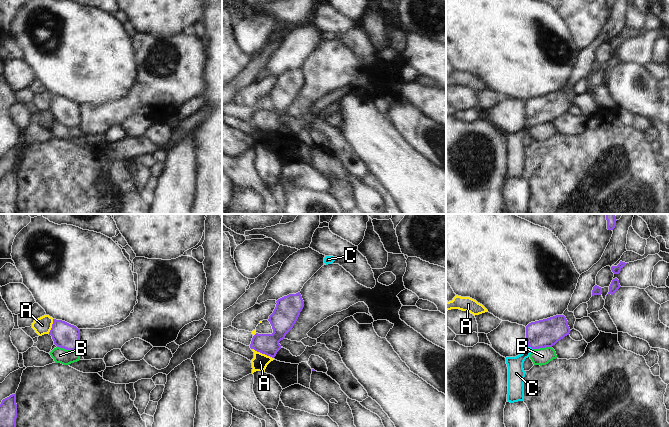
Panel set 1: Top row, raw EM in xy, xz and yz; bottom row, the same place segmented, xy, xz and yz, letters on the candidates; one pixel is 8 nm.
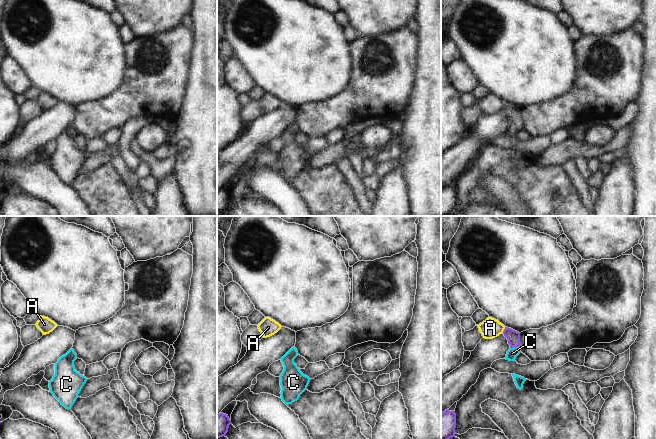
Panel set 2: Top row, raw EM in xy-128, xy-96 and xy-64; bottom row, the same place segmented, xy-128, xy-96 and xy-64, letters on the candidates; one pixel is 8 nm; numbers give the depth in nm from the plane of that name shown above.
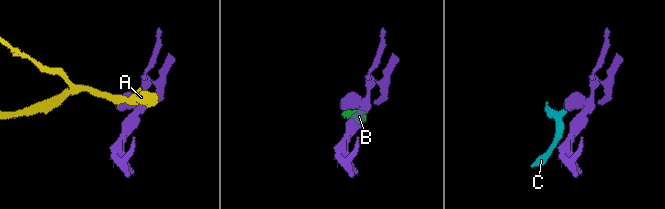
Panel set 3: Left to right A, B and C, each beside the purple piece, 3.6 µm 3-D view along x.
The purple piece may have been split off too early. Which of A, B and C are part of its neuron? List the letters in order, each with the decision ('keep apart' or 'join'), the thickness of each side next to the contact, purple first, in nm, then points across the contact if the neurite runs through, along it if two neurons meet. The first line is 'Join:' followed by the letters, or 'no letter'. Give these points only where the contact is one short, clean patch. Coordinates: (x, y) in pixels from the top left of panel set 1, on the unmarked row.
Join: C
A: keep apart; calibres 170 and 130 nm
B: keep apart; calibres 200 and 130 nm
C: join; calibres 220 and 140 nm; way yz (544, 109), (530, 122), (516, 139), (516, 149)

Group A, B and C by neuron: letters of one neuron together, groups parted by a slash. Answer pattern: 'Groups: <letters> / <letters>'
Groups: A B / C.

